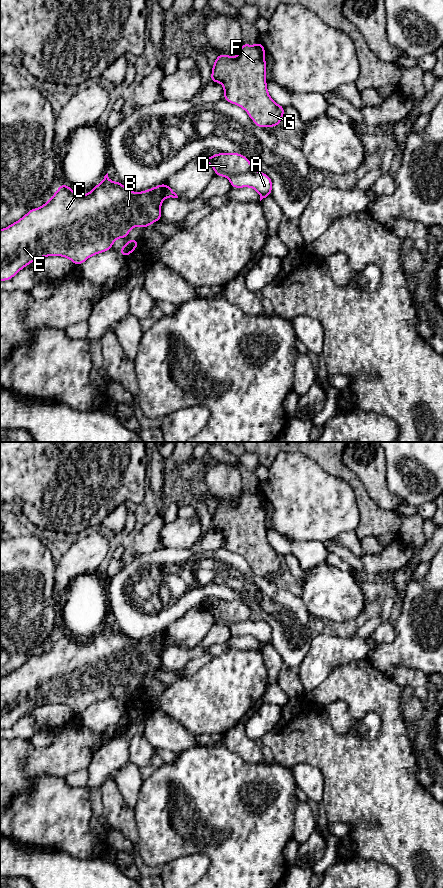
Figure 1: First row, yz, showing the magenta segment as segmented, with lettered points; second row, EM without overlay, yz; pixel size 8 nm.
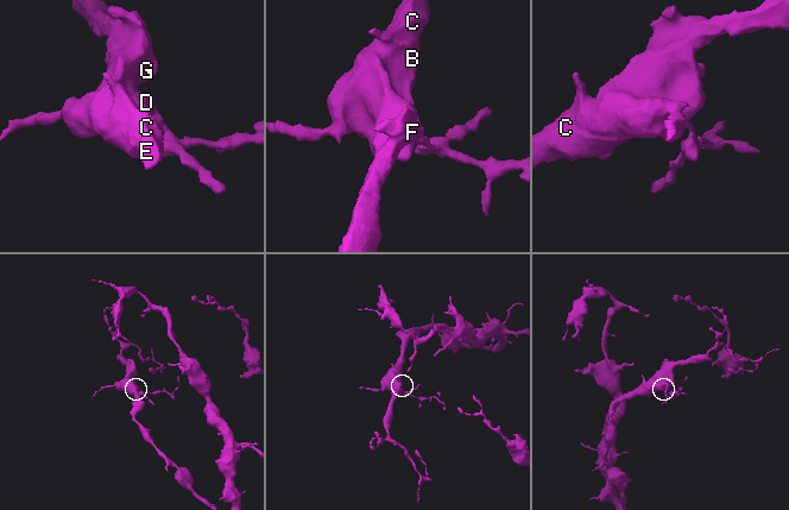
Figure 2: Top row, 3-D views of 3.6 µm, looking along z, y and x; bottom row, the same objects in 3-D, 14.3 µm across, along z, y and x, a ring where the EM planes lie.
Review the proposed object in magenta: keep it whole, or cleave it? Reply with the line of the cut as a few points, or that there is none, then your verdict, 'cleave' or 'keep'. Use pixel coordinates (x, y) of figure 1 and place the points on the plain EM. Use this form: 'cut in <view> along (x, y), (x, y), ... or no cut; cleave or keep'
cut in yz along (254, 617), (235, 622), (229, 627); cleave

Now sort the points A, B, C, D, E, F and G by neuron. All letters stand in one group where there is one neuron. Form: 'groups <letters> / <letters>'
groups A / B C D E F G

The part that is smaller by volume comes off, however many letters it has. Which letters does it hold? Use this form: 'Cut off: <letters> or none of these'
Cut off: A

